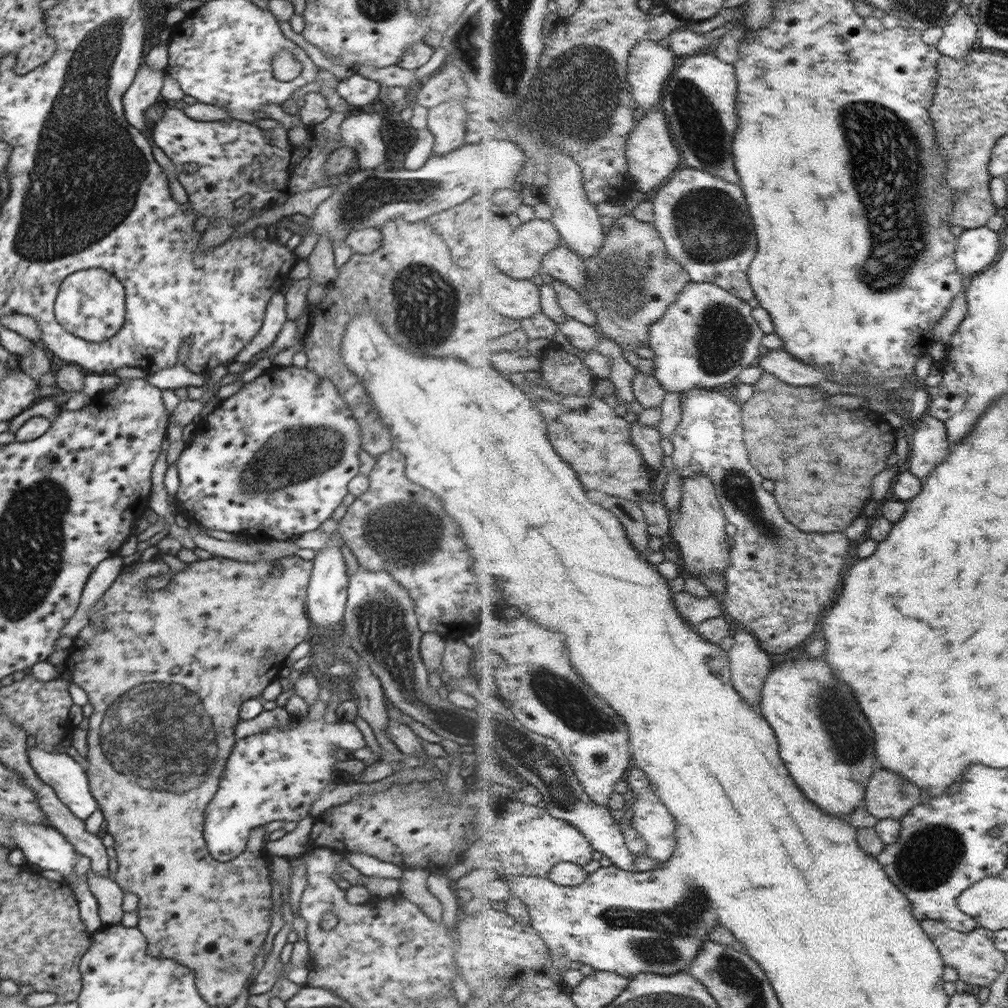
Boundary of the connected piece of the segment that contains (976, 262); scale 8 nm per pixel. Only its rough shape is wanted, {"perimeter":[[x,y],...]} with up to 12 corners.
{"perimeter":[[988,226],[960,230],[956,267],[962,278],[994,263],[1000,234]]}

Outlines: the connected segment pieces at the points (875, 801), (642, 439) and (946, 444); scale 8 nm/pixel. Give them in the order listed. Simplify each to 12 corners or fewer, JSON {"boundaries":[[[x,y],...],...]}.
{"boundaries":[[[878,770],[868,810],[902,820],[922,804],[922,788],[896,772]],[[634,419],[632,434],[649,466],[660,473],[667,455],[660,428]],[[924,413],[909,470],[925,481],[952,447],[944,422]]]}

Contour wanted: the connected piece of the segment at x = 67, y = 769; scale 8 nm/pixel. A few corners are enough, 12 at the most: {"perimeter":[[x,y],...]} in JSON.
{"perimeter":[[27,746],[31,768],[74,816],[99,805],[72,756]]}

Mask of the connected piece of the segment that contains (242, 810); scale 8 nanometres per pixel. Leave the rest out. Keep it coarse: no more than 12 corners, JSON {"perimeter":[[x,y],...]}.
{"perimeter":[[294,718],[238,739],[204,812],[230,862],[253,828],[300,822],[342,780],[354,723]]}

